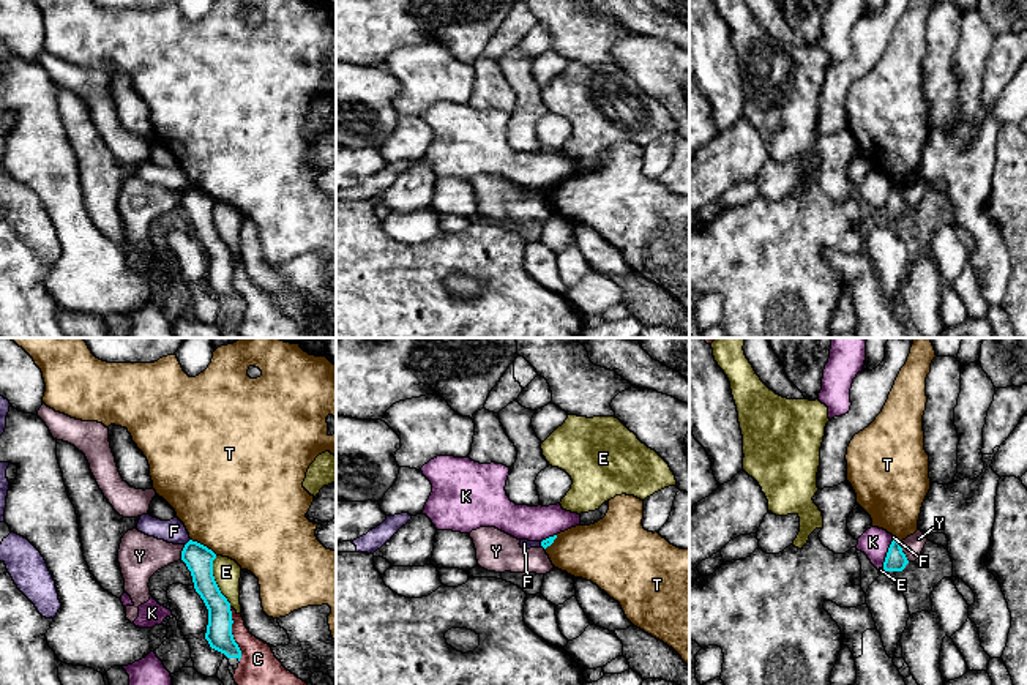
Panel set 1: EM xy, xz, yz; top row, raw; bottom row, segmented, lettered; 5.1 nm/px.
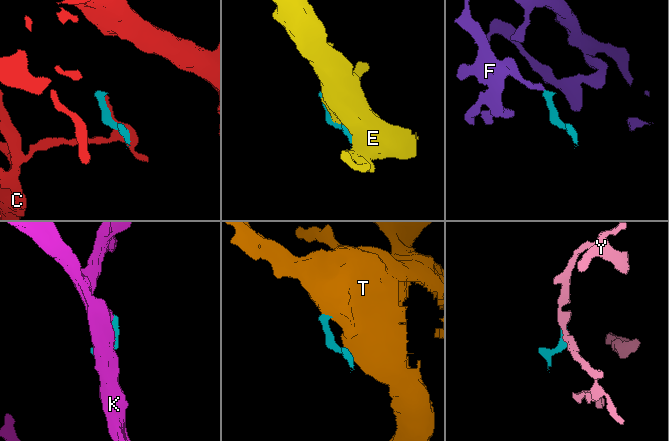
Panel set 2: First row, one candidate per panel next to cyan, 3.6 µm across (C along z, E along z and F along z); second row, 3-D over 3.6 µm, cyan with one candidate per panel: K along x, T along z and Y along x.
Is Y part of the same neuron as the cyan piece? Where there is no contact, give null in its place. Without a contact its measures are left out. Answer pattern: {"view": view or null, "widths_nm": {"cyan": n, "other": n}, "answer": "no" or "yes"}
{"view": "yz", "widths_nm": {"cyan": 110, "other": 110}, "answer": "no"}

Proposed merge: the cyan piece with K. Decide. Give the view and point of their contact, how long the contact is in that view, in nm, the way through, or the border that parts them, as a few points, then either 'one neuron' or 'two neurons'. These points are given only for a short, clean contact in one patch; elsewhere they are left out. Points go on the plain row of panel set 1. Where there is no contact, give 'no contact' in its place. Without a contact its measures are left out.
contact yz (887, 201); length 160 nm; two neurons

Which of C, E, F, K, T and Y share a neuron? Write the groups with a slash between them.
C / E / F / K / T / Y

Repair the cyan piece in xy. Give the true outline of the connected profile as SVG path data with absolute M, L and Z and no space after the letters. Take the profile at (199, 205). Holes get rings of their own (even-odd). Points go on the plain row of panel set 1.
M192 186L181 197L181 207L191 218L194 235L208 256L205 286L211 295L240 308L241 297L232 281L233 267L230 249L221 240L213 223L215 205L216 200L211 196Z

